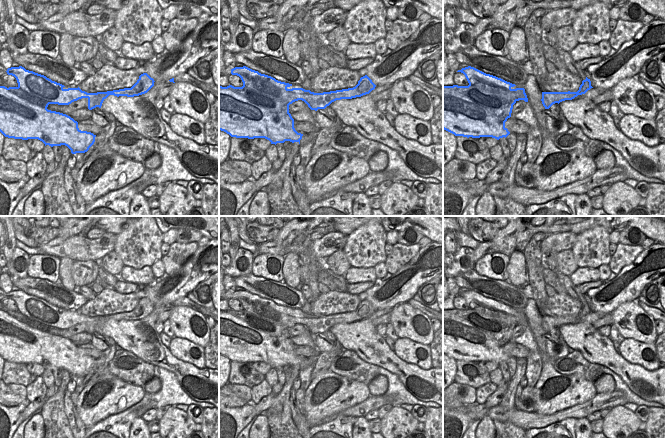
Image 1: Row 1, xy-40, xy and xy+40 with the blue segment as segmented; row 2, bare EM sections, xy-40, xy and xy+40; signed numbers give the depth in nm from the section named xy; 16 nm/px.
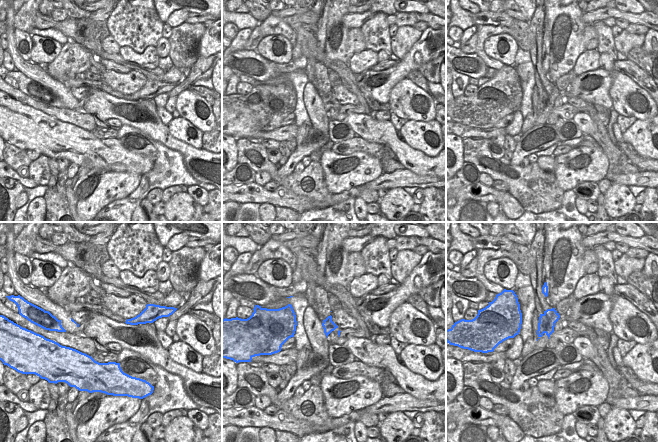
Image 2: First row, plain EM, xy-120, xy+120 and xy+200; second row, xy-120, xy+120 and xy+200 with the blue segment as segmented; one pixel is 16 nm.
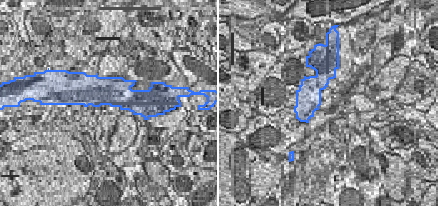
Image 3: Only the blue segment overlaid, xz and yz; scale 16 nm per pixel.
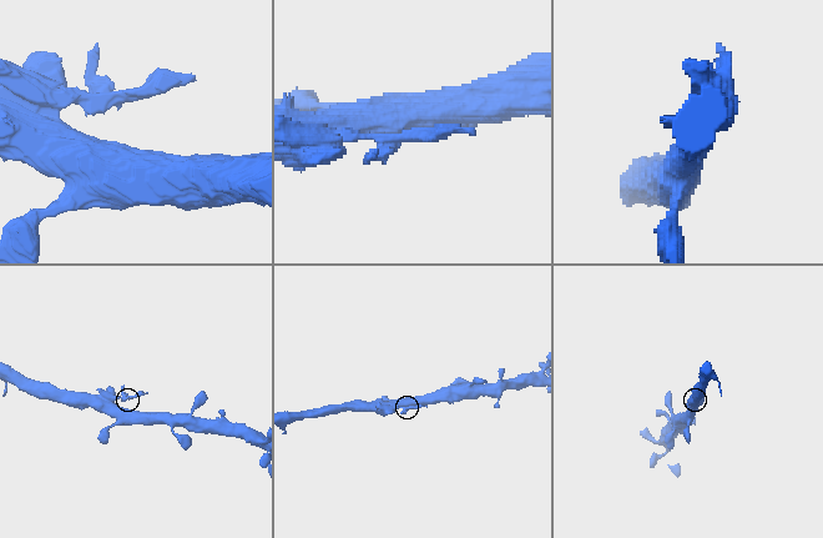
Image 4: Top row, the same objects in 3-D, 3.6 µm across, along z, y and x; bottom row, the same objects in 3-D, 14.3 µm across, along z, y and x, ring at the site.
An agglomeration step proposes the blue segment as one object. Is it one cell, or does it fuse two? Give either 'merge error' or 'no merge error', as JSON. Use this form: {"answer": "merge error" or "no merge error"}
{"answer": "merge error"}

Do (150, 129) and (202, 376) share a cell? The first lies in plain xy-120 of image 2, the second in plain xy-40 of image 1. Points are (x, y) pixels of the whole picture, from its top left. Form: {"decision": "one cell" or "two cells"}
{"decision": "one cell"}

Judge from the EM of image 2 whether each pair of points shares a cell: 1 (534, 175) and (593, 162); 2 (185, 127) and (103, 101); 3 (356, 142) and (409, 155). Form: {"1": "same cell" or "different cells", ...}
{"1": "different cells", "2": "different cells", "3": "different cells"}

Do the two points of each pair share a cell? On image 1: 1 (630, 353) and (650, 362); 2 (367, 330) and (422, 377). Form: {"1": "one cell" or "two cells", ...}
{"1": "one cell", "2": "one cell"}

